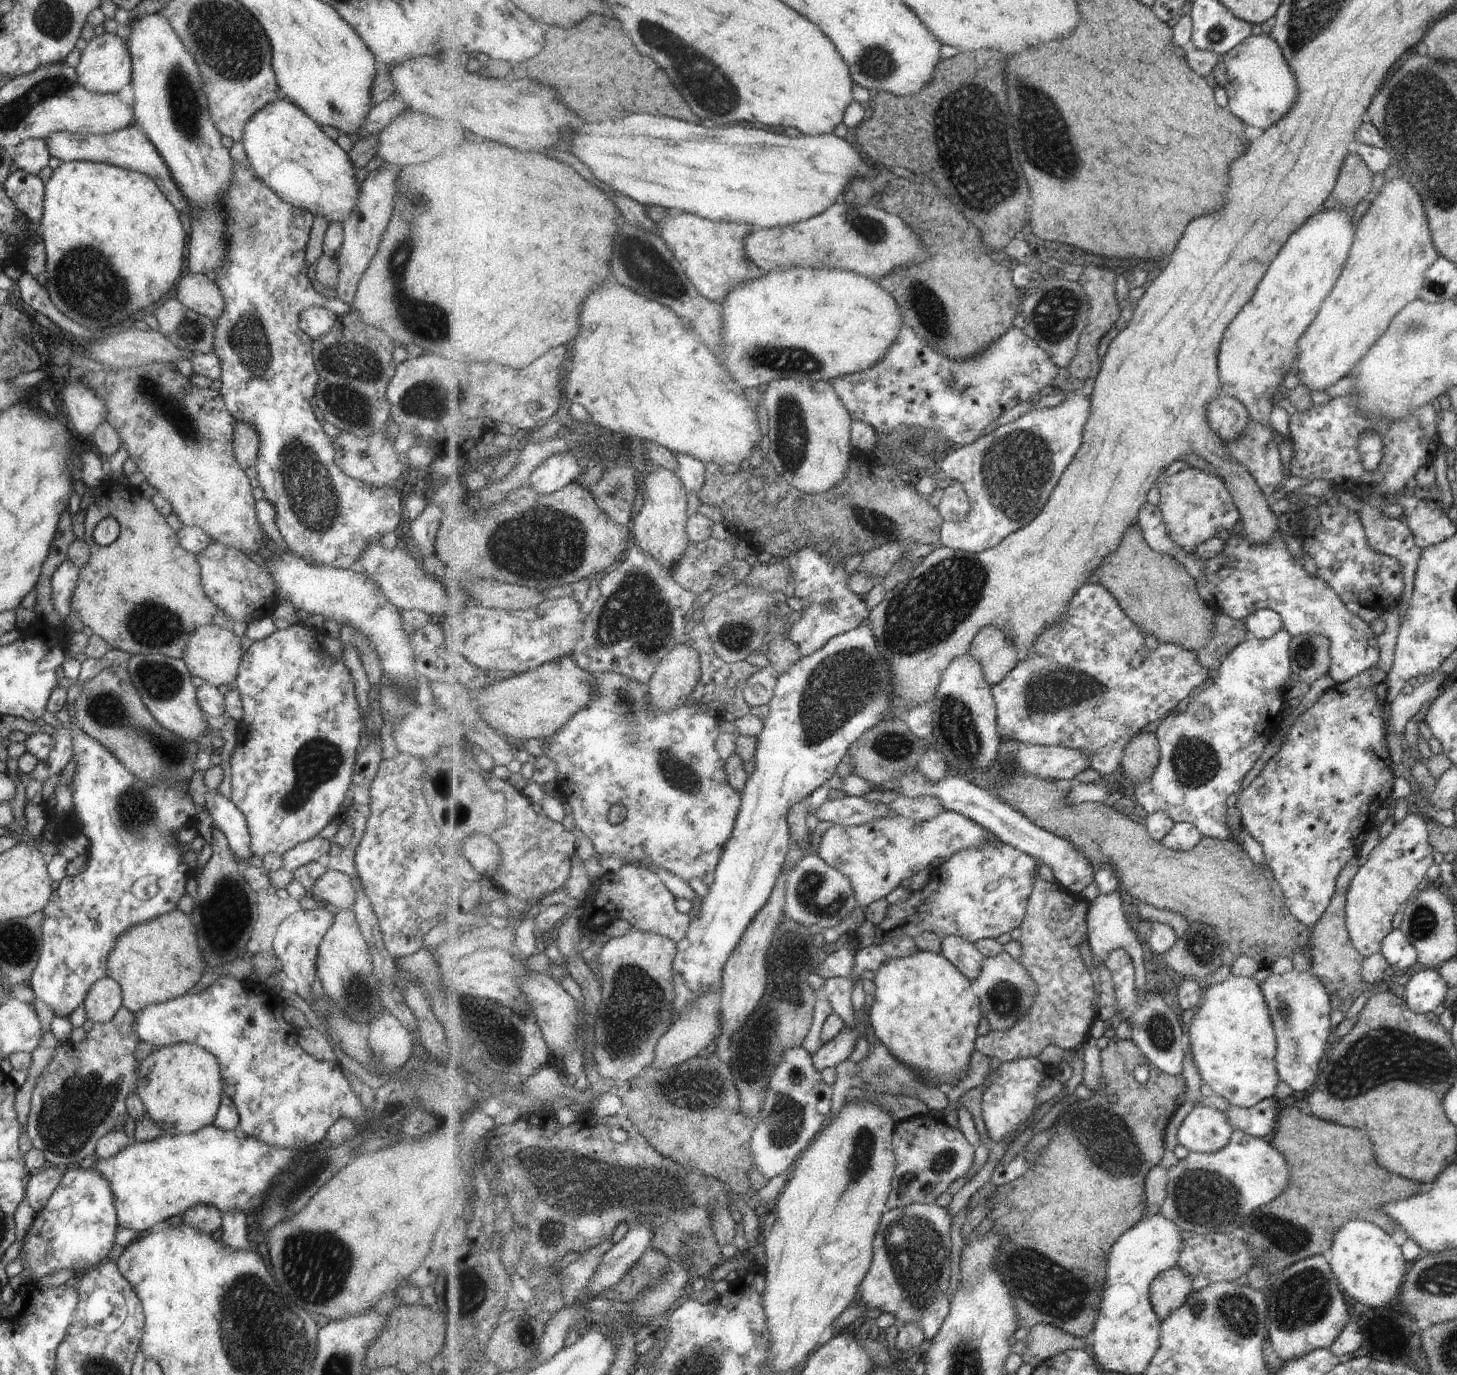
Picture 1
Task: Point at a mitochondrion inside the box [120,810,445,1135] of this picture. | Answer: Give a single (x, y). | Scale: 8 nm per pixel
(223, 908)

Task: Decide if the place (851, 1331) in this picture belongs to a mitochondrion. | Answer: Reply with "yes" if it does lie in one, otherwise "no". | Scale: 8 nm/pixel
no

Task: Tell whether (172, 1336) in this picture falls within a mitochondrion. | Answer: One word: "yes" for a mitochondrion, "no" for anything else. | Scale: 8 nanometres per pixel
no

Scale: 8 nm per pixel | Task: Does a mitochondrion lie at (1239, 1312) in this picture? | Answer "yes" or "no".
yes

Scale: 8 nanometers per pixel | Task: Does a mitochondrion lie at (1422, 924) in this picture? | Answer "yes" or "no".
yes

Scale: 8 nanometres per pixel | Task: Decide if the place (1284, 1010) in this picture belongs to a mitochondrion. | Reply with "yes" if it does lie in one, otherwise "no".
yes

